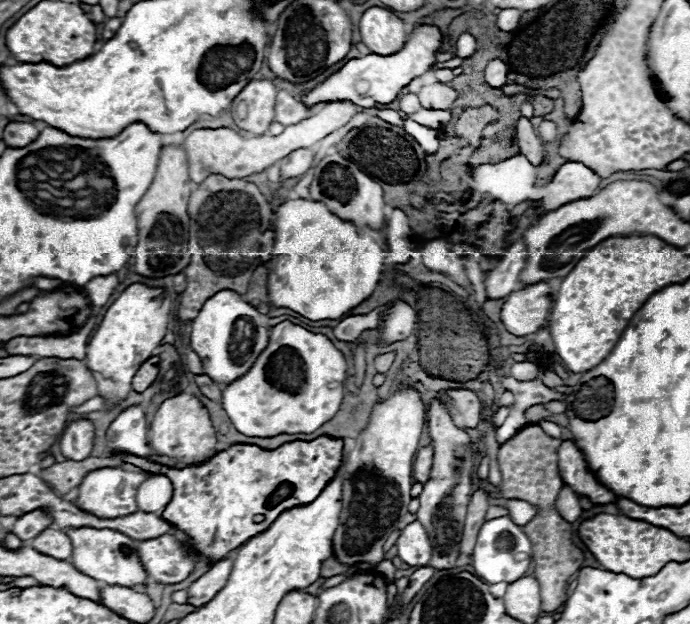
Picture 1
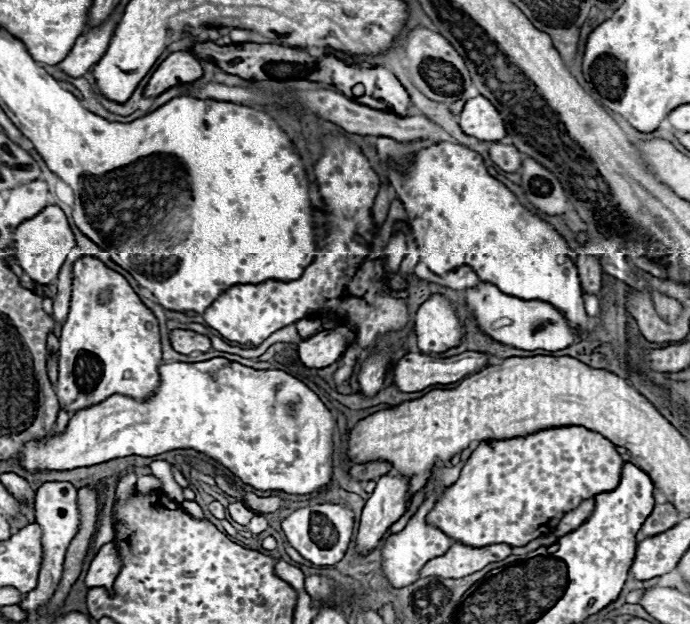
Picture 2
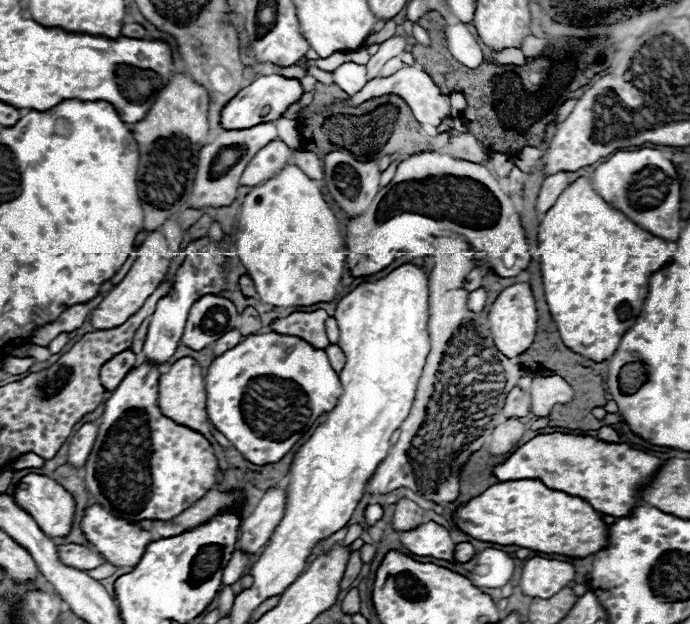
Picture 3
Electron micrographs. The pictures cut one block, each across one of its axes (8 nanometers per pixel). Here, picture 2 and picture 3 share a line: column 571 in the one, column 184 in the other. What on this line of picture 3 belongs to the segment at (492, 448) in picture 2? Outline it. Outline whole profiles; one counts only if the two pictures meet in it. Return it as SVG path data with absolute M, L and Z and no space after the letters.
M142 362L134 366L112 396L104 402L104 414L100 416L100 428L96 444L86 460L86 490L94 496L98 504L108 508L116 518L126 518L130 522L140 520L172 520L180 512L188 510L208 490L216 484L218 460L214 456L212 444L198 432L180 426L166 418L158 408L158 382L162 372L152 362Z

